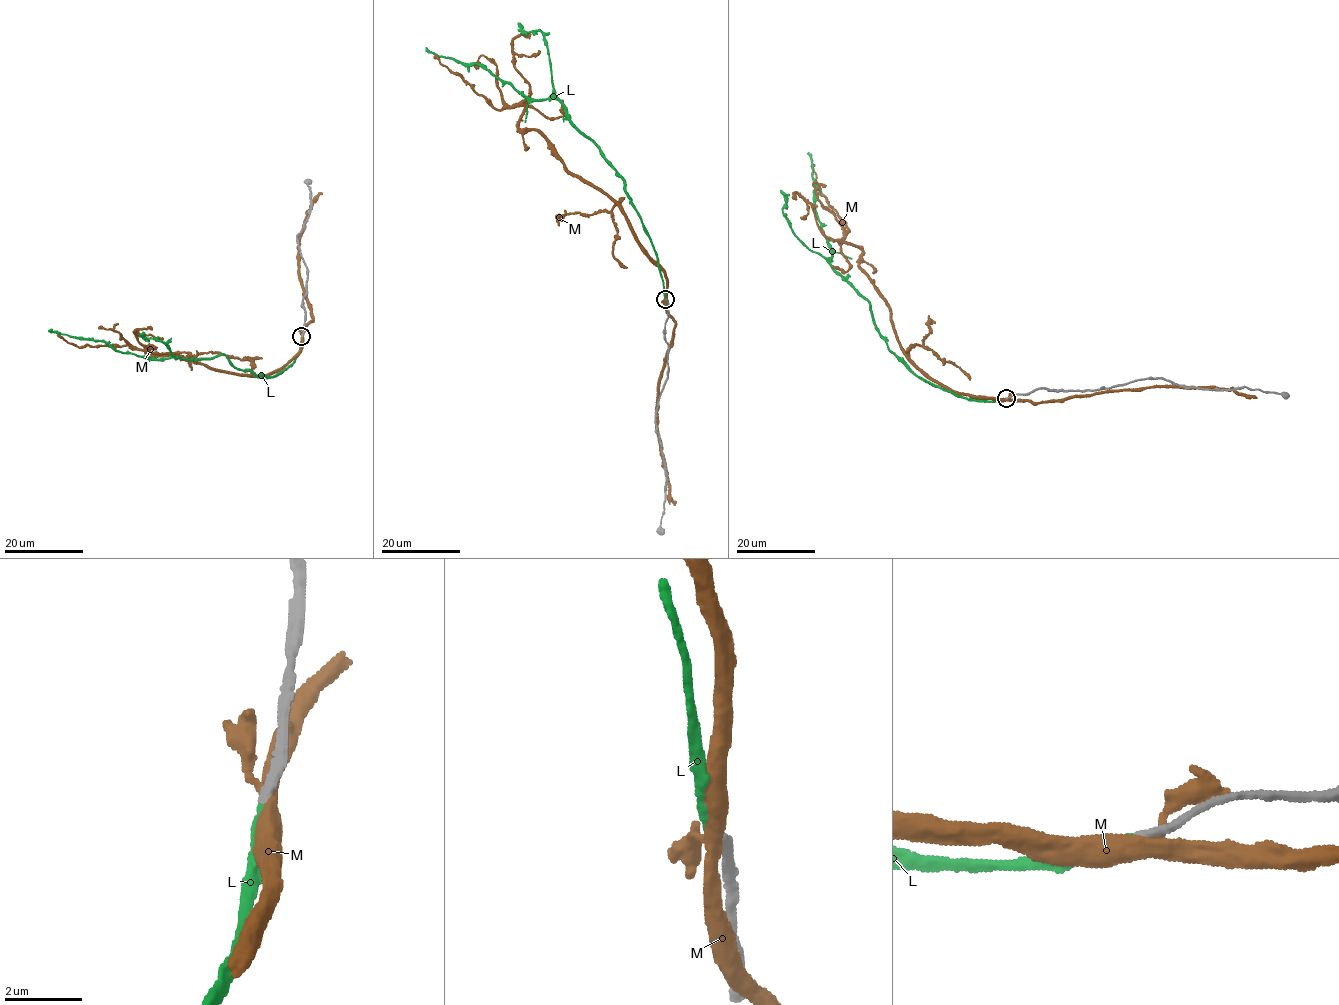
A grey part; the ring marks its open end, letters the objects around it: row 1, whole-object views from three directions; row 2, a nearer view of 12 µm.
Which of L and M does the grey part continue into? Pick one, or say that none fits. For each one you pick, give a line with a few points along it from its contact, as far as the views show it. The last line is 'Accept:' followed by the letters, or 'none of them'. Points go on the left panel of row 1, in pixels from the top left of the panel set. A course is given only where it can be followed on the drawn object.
L: course (301, 336), (293, 363), (272, 378), (233, 366), (221, 354), (208, 359), (153, 359), (48, 330)
Accept: L

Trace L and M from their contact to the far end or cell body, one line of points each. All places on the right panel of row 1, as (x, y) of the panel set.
L: (1006, 398), (963, 398), (914, 375), (891, 351), (867, 299), (831, 265), (831, 250), (815, 209), (808, 152)
M: (1007, 398), (958, 393), (915, 368), (860, 268), (861, 252), (839, 242), (848, 228), (821, 194), (812, 163)

